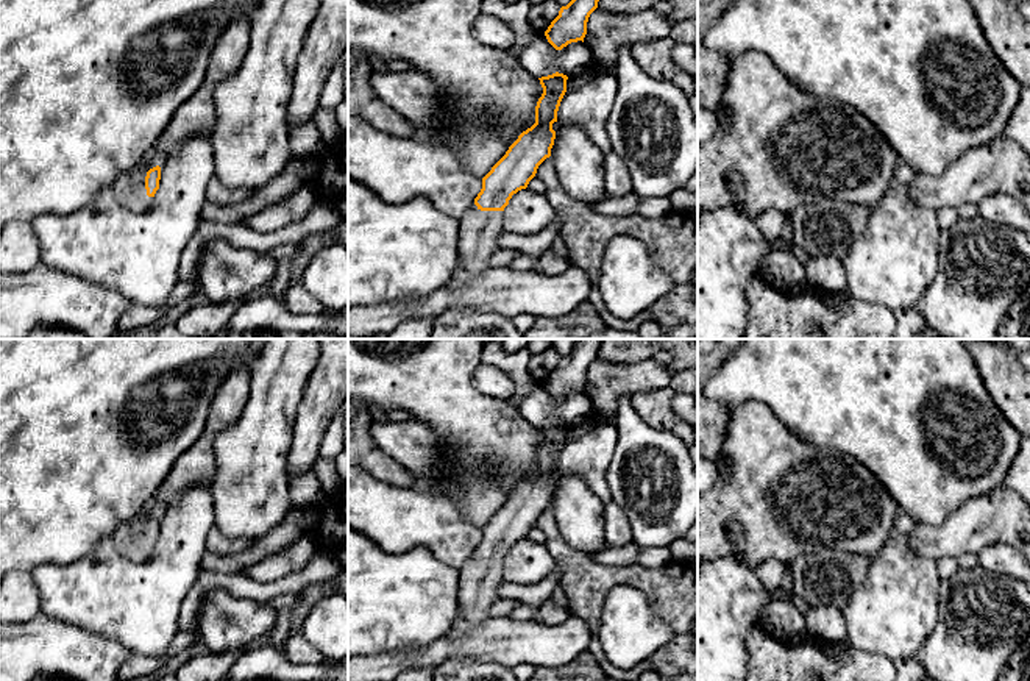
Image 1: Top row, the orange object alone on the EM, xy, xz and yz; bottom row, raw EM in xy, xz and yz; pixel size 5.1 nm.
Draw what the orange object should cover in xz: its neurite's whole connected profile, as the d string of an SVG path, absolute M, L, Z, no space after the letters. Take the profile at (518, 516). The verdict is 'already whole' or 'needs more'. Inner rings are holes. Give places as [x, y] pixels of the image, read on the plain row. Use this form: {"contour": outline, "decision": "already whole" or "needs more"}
{"contour": "M552 423L538 428L543 444L535 456L535 473L523 481L506 505L482 528L482 539L460 570L457 617L470 623L490 619L488 609L499 598L503 561L513 544L526 539L538 515L551 506L557 461L566 442L568 426Z", "decision": "needs more"}

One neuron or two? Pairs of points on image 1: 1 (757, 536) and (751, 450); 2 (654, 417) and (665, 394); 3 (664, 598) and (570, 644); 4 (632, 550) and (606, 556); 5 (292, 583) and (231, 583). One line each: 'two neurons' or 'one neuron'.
1: one neuron
2: one neuron
3: two neurons
4: one neuron
5: one neuron

